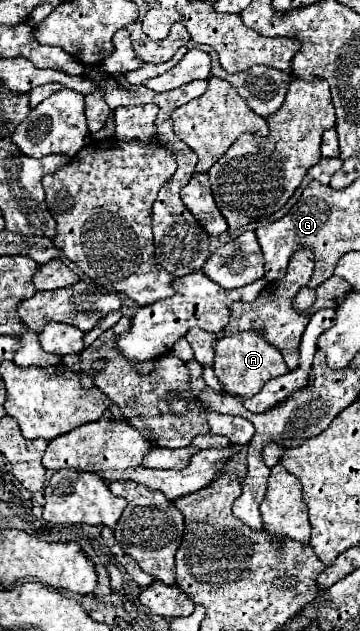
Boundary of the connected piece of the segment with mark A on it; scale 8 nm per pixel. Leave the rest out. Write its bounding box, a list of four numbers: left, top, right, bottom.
[214,331,288,397]

